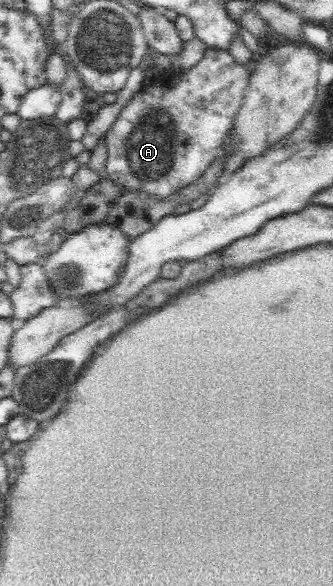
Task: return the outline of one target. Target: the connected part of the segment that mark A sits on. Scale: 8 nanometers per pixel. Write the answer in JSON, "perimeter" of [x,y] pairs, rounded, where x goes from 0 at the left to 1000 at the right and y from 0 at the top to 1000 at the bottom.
{"perimeter":[[[622,82],[607,102],[571,119],[541,126],[541,137],[511,148],[498,145],[489,123],[462,130],[360,188],[336,217],[315,225],[312,242],[324,253],[312,300],[357,316],[414,326],[420,334],[498,336],[583,312],[640,273],[661,265],[679,235],[703,217],[703,200],[733,172],[748,147],[754,118],[703,101],[682,85]]]}

